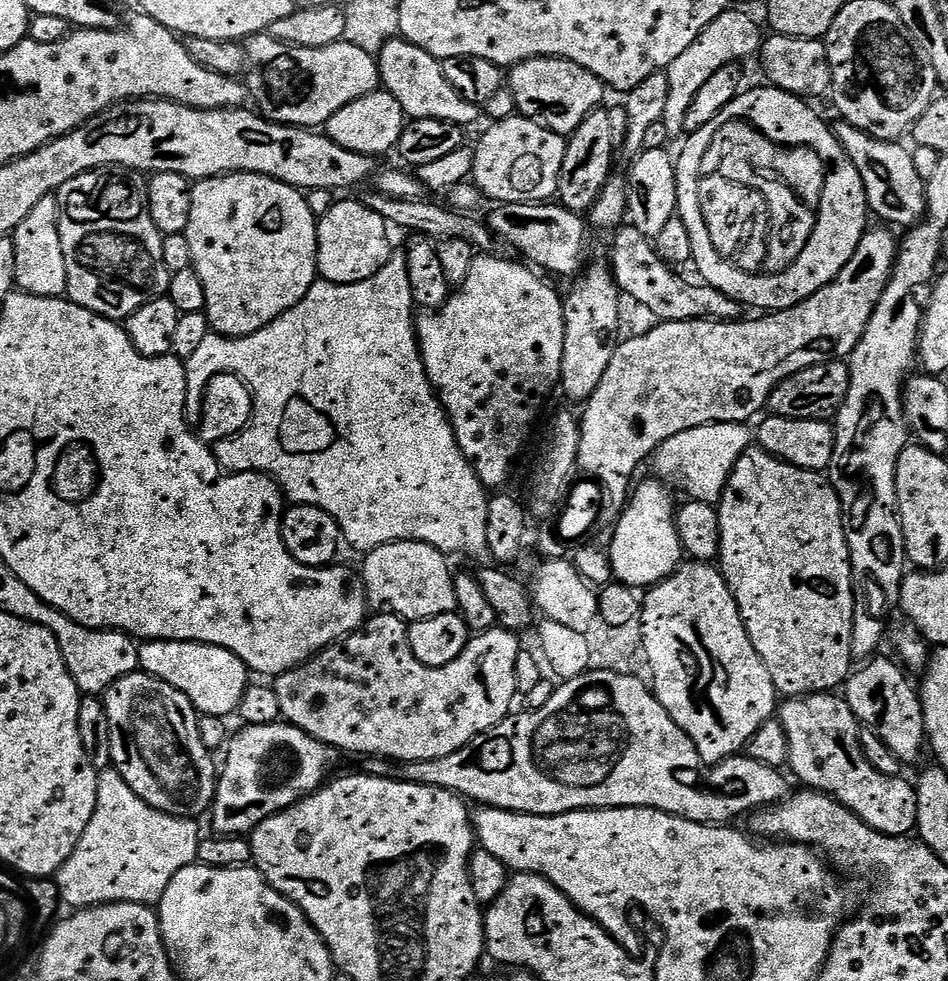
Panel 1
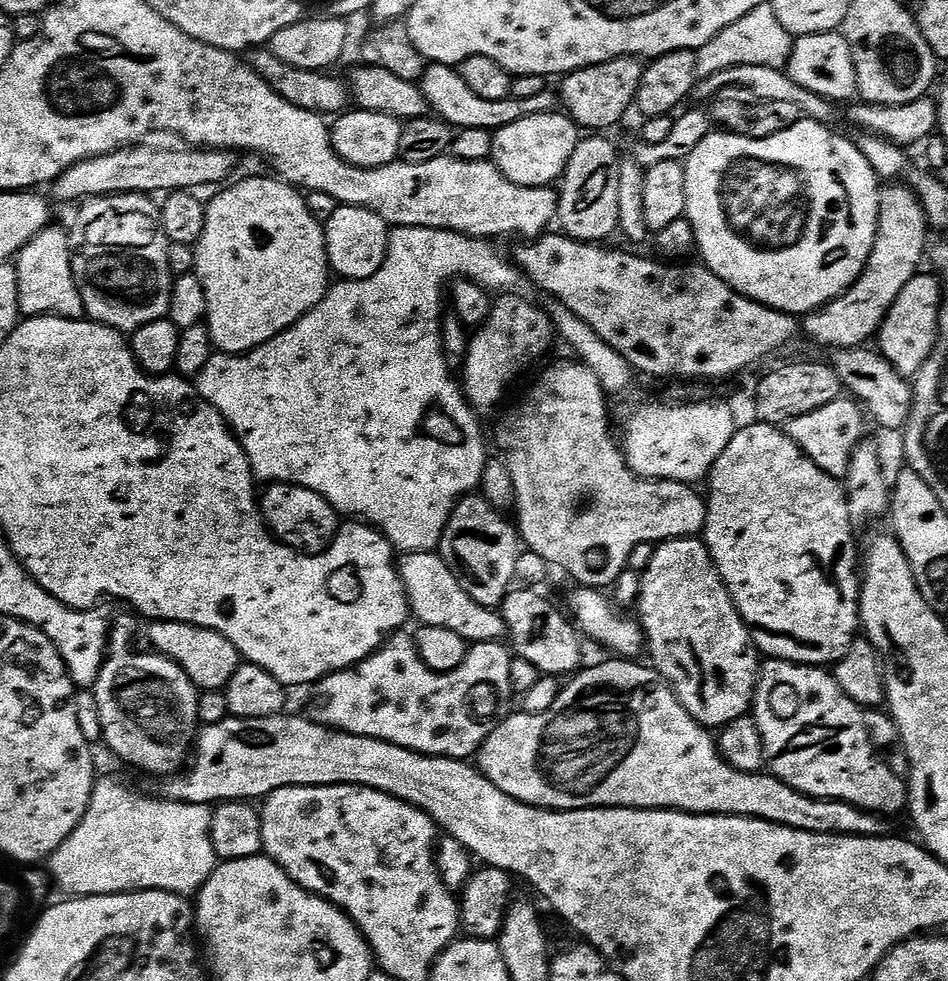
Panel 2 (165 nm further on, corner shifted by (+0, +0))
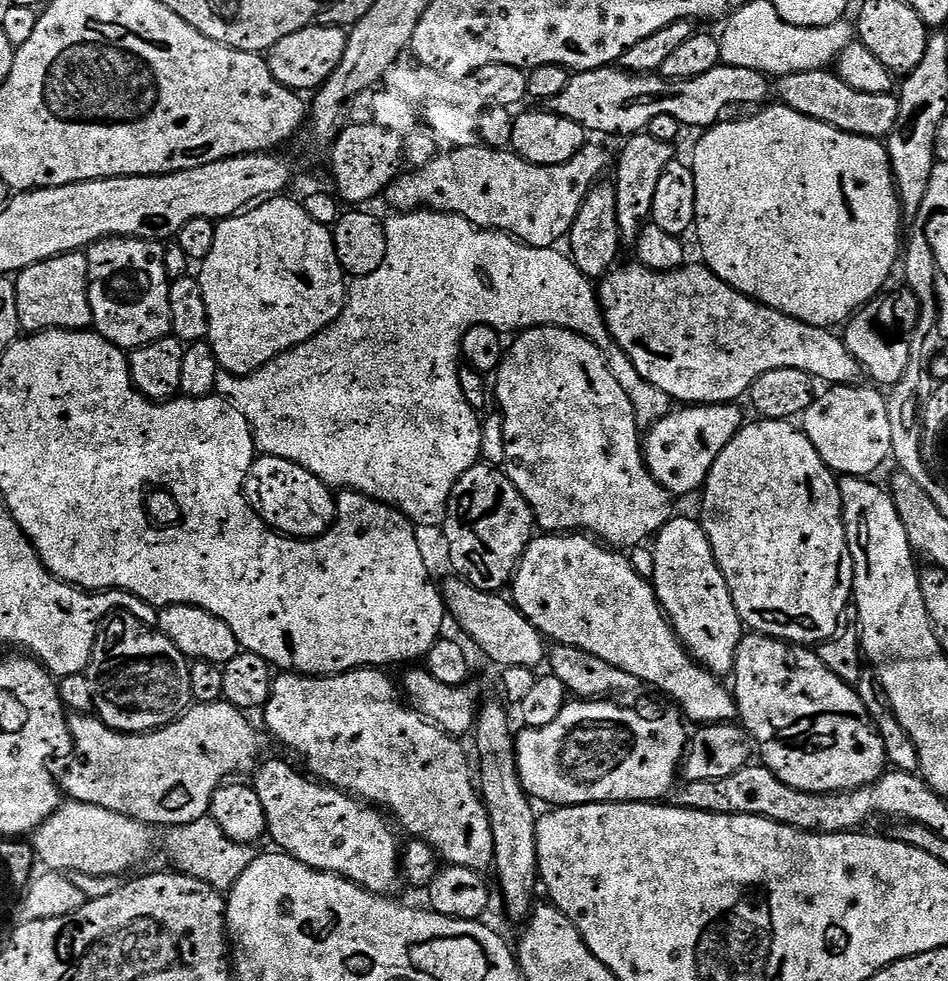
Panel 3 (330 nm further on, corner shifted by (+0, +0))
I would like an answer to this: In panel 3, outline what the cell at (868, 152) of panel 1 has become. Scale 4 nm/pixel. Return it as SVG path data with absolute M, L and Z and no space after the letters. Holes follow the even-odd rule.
M721 63L714 70L706 70L706 74L698 74L698 78L689 80L665 80L659 74L637 74L609 66L569 75L562 94L547 101L546 108L562 118L570 118L570 122L578 122L585 133L601 132L604 136L627 138L643 133L658 114L678 118L685 129L707 130L735 104L763 105L768 92L770 96L769 77L742 66Z

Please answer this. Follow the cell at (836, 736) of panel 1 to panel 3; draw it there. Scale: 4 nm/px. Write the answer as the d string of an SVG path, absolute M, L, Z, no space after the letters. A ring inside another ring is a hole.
M759 634L745 635L736 651L735 676L736 688L734 684L734 695L736 697L739 723L752 737L755 747L758 749L758 756L761 756L759 759L762 761L763 767L769 768L778 779L786 782L786 786L794 786L794 790L806 790L807 792L849 792L855 788L873 784L879 776L884 775L888 764L888 755L878 730L872 725L872 719L866 710L866 706L862 706L859 691L853 685L842 682L842 678L834 675L821 662L819 655L811 647L802 644L790 644L787 640L773 640L770 636L761 636Z

